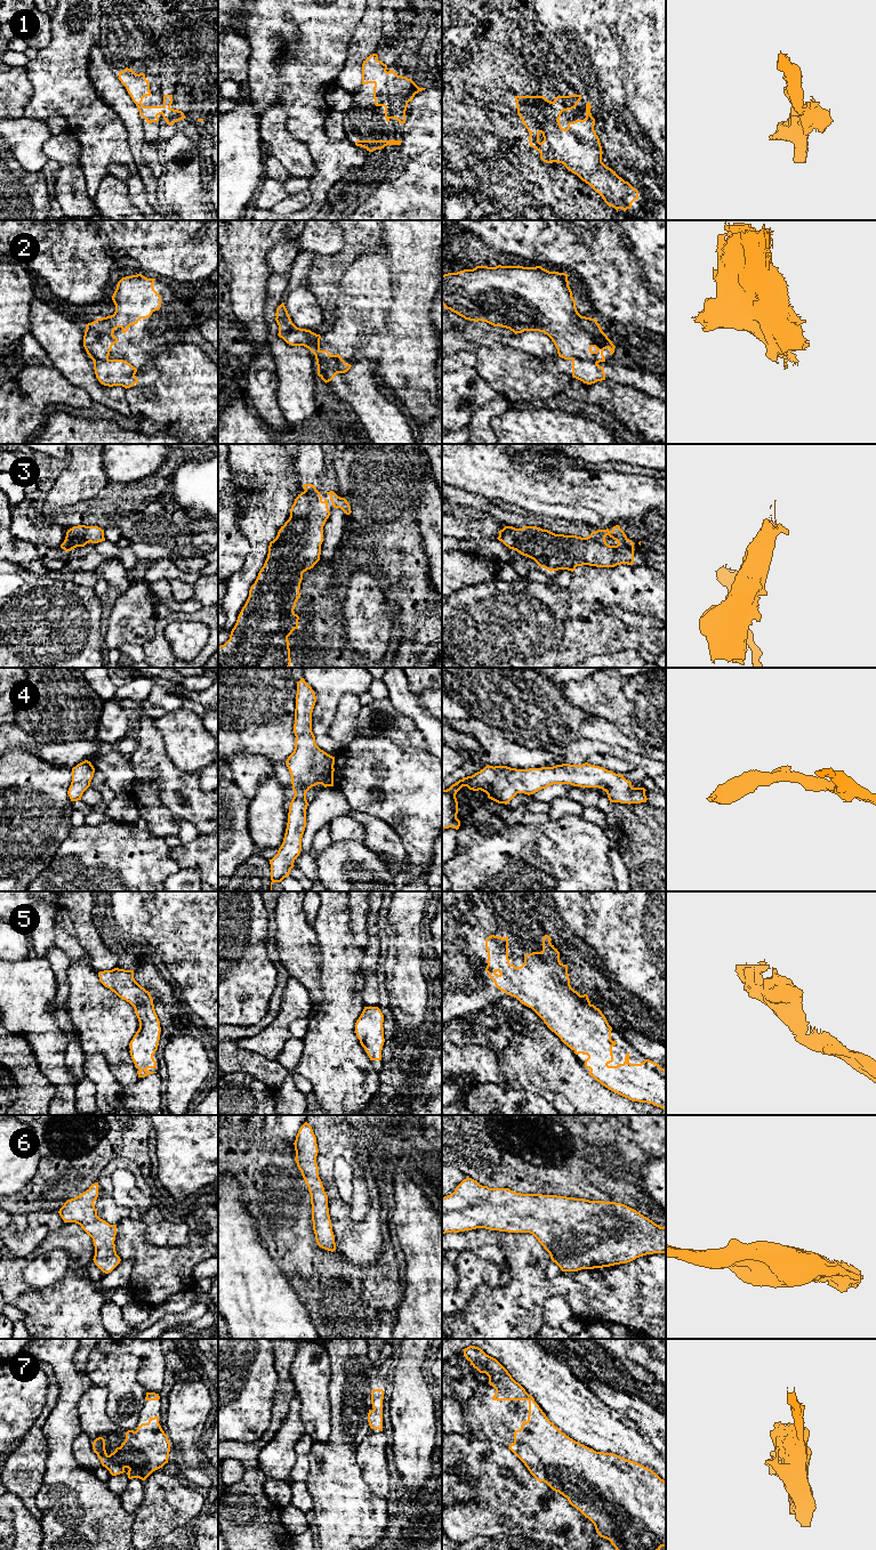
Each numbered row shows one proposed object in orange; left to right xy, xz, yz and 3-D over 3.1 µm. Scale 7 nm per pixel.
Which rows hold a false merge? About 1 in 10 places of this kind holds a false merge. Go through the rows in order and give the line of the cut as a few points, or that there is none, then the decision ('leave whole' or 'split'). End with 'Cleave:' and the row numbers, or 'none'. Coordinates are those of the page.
1: no cut; leave whole
2: cut in yz along (572, 358), (587, 358), (596, 363); split
3: no cut; leave whole
4: no cut; leave whole
5: no cut; leave whole
6: no cut; leave whole
7: no cut; leave whole
Cleave: 2

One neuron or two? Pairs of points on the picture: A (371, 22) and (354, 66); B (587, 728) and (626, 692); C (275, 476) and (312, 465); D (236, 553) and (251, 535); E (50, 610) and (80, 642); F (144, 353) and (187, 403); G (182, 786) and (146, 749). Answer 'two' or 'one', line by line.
A: one
B: two
C: two
D: two
E: one
F: two
G: one

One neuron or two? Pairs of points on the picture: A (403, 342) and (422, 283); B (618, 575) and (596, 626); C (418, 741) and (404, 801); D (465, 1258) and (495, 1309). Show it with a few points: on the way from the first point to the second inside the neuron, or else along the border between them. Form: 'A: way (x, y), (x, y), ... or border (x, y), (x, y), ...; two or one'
A: way (409, 328), (410, 298); one
B: way (605, 587), (589, 603), (589, 613); one
C: border (391, 740), (399, 745), (415, 745), (427, 751); two
D: border (499, 1284), (496, 1286), (480, 1286), (464, 1306); two

